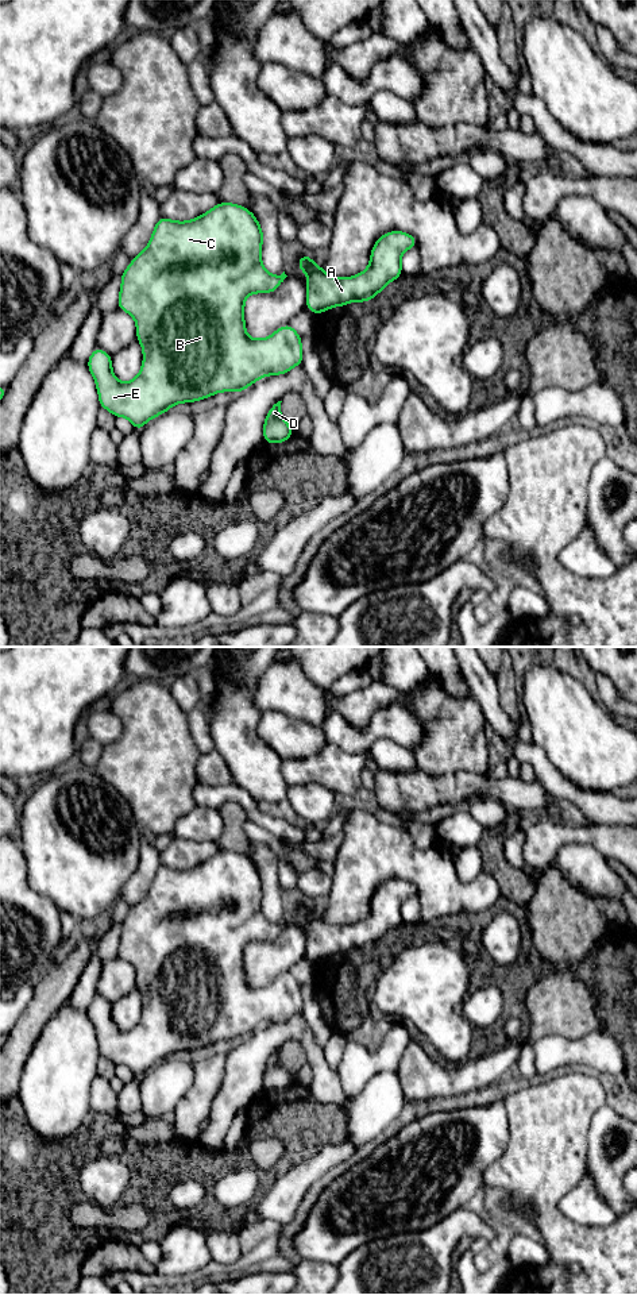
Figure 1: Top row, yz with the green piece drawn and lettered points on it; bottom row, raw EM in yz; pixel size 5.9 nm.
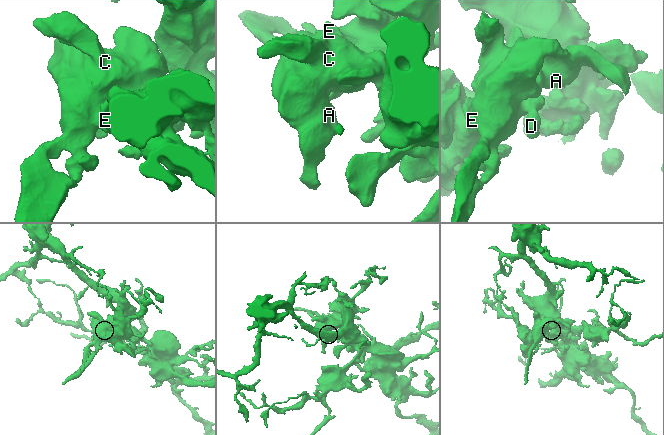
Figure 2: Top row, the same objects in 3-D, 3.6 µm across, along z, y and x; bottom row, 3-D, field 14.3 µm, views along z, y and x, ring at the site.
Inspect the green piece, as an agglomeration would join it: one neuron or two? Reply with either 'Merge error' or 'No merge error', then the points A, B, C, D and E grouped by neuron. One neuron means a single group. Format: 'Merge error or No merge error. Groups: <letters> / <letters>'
No merge error. Groups: A B C D E

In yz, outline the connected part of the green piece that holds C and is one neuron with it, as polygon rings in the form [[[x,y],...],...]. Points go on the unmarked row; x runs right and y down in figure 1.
[[[219,851],[204,863],[175,870],[159,866],[146,897],[120,924],[117,956],[135,967],[136,987],[143,997],[143,1013],[130,1030],[120,1030],[112,1021],[112,1005],[96,995],[88,1015],[96,1029],[100,1055],[115,1065],[127,1065],[136,1079],[173,1053],[194,1051],[220,1040],[243,1040],[265,1024],[286,1022],[304,1011],[297,979],[286,972],[265,987],[251,987],[244,972],[244,949],[251,941],[273,941],[287,925],[270,922],[262,913],[263,879],[255,863],[233,851]]]

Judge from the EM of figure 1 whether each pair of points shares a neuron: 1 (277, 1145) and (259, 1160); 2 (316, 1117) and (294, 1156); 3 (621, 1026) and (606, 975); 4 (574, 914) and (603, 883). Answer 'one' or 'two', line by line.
1: one
2: one
3: one
4: two

